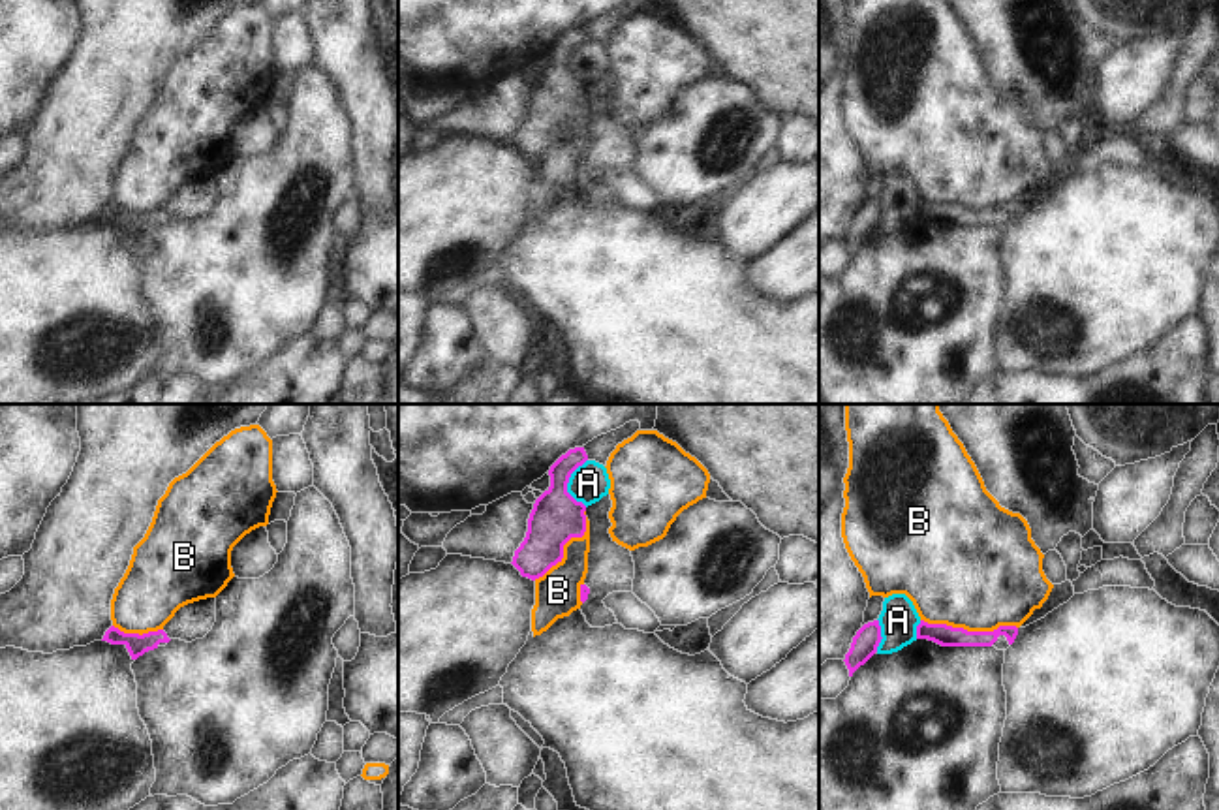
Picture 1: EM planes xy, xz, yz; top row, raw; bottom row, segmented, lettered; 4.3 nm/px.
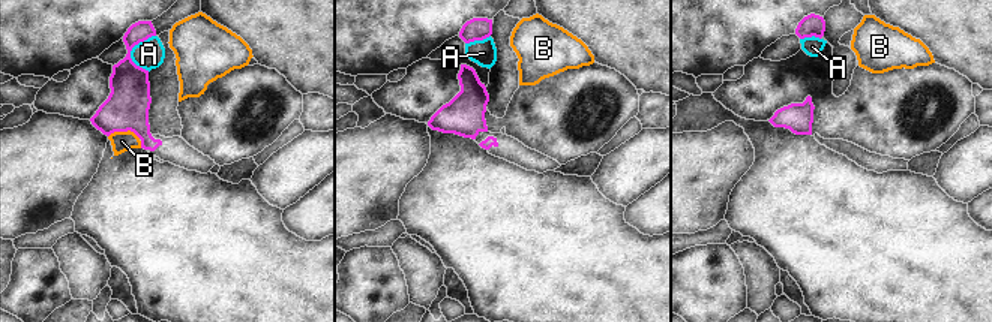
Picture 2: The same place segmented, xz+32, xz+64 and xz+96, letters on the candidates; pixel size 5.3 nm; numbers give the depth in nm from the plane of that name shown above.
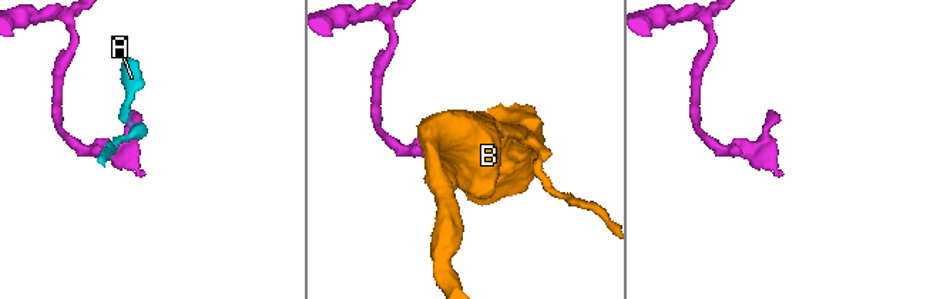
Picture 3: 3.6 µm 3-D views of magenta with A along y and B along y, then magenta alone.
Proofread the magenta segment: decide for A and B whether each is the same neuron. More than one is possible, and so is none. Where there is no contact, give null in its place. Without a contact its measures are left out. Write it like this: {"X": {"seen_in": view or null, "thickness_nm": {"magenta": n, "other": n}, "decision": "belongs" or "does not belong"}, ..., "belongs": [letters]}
{"A": {"seen_in": "xz", "thickness_nm": {"magenta": 220, "other": 170}, "decision": "does not belong"}, "B": {"seen_in": "yz", "thickness_nm": {"magenta": 90, "other": 480}, "decision": "does not belong"}, "belongs": []}

